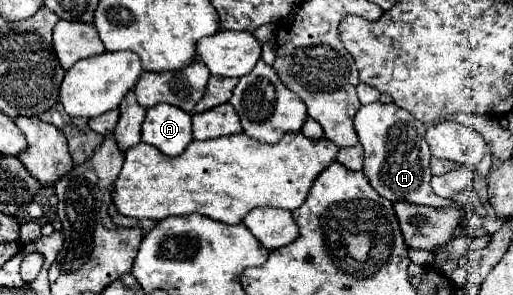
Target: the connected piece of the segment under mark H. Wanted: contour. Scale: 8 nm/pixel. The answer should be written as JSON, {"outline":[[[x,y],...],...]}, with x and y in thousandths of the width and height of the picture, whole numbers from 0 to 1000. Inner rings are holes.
{"outline":[[[719,349],[704,356],[692,390],[692,444],[712,512],[708,586],[723,634],[758,681],[789,681],[836,702],[887,695],[883,675],[860,675],[844,654],[840,614],[840,512],[828,478],[828,424],[813,410],[797,376],[770,349]]]}

